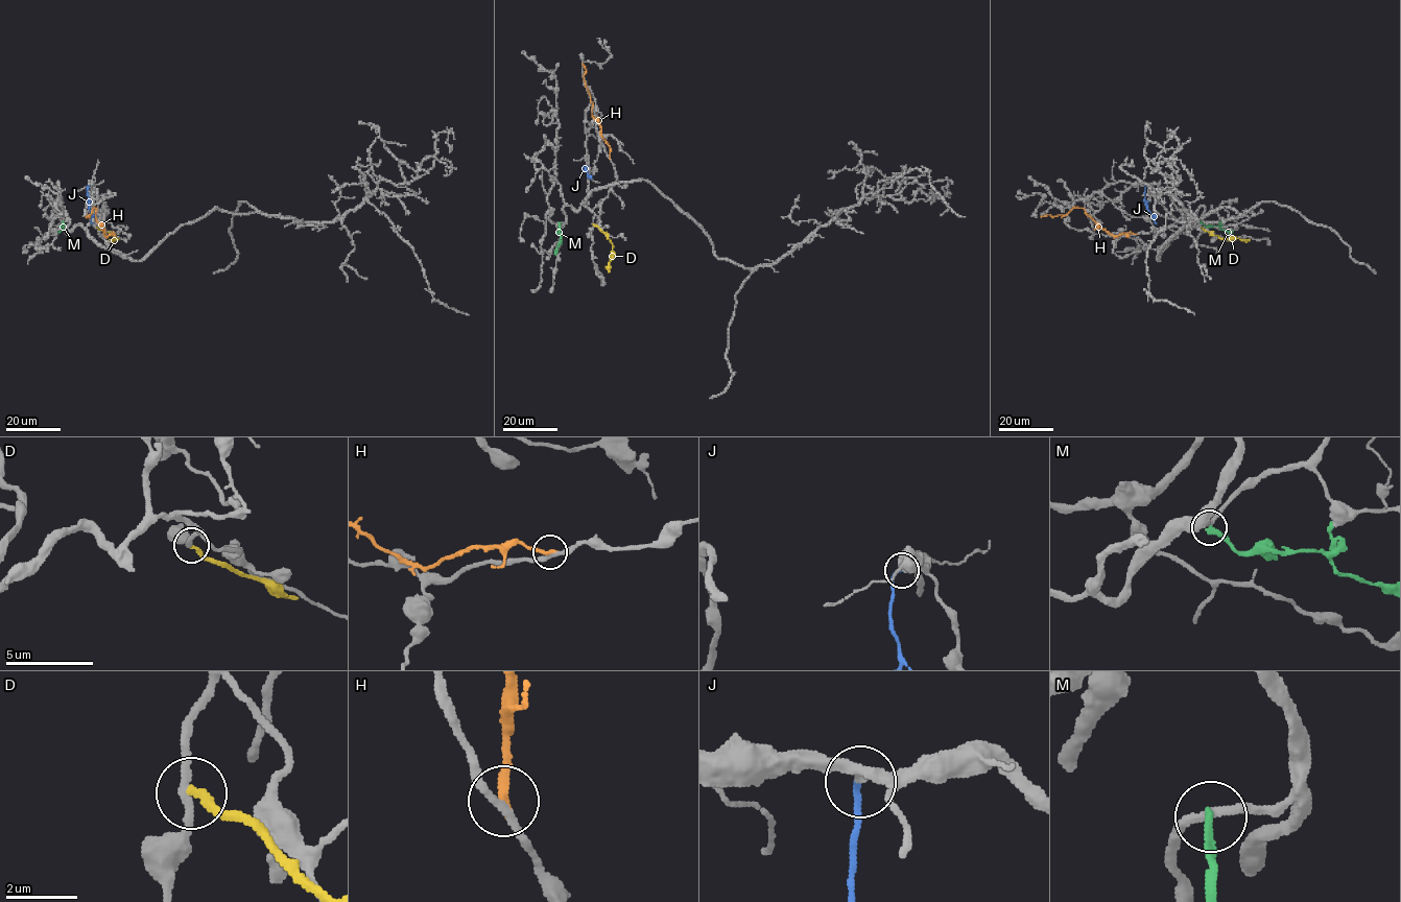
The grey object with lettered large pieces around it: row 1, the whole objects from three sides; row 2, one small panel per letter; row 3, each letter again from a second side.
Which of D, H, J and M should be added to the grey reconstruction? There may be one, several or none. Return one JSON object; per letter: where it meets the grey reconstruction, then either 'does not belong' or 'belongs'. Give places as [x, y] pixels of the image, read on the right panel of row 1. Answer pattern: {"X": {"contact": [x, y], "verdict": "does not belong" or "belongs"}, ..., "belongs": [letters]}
{"D": {"contact": [1202, 227], "verdict": "does not belong"}, "H": {"contact": [1135, 234], "verdict": "does not belong"}, "J": {"contact": [1145, 185], "verdict": "belongs"}, "M": {"contact": [1201, 221], "verdict": "does not belong"}, "belongs": ["J"]}

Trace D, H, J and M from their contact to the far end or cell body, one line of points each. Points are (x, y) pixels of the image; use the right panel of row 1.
D: (1202, 228), (1223, 239), (1250, 239)
H: (1135, 233), (1111, 235), (1082, 207), (1073, 207), (1062, 215), (1040, 217)
J: (1145, 185), (1145, 205), (1157, 223)
M: (1201, 221), (1205, 226), (1233, 231)

